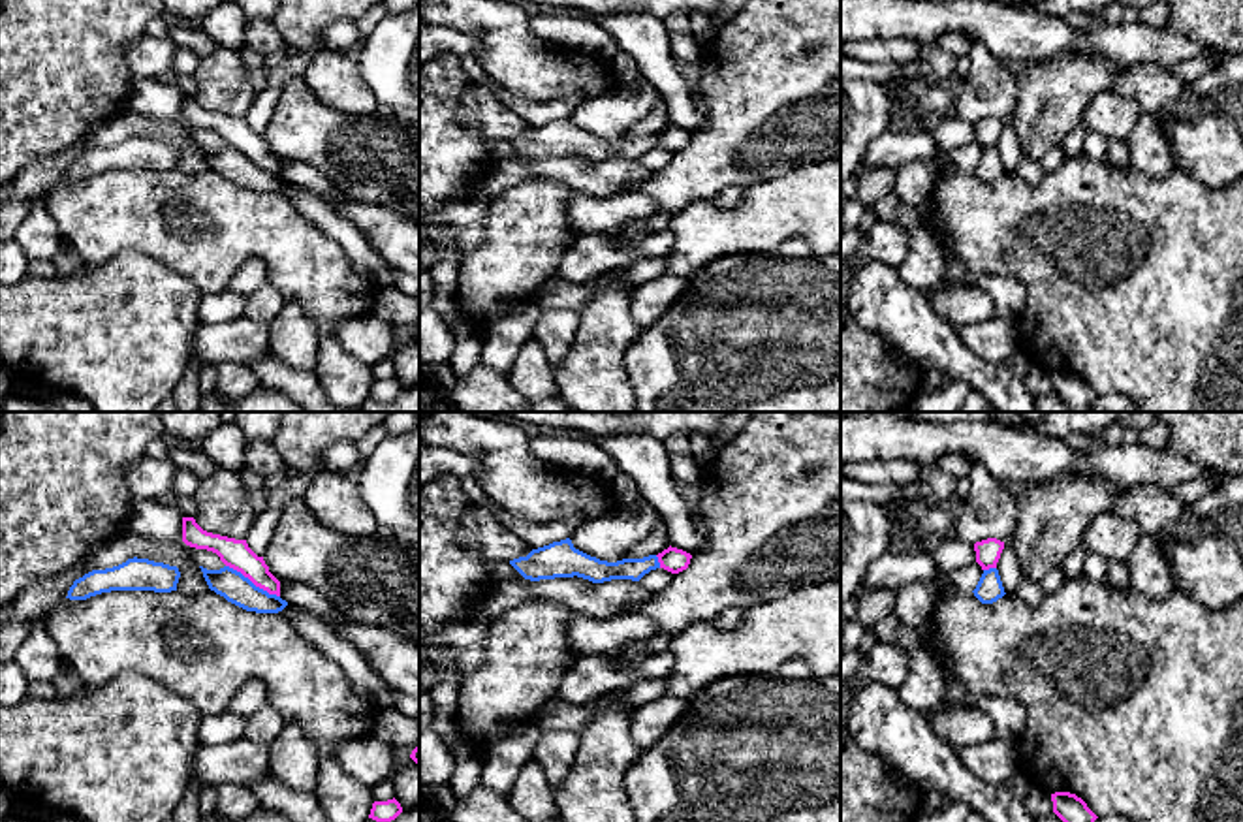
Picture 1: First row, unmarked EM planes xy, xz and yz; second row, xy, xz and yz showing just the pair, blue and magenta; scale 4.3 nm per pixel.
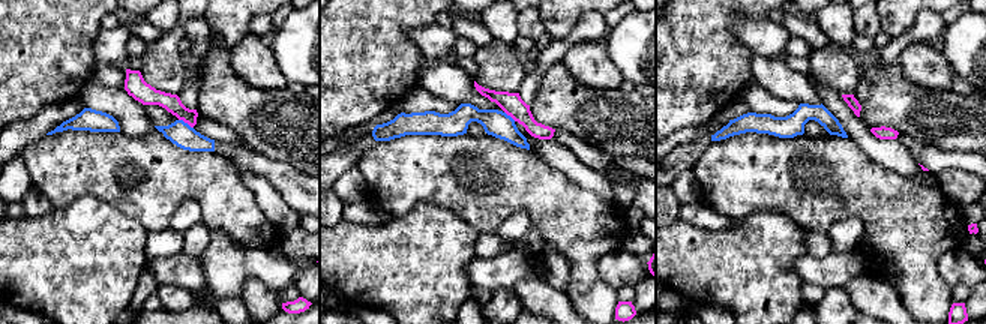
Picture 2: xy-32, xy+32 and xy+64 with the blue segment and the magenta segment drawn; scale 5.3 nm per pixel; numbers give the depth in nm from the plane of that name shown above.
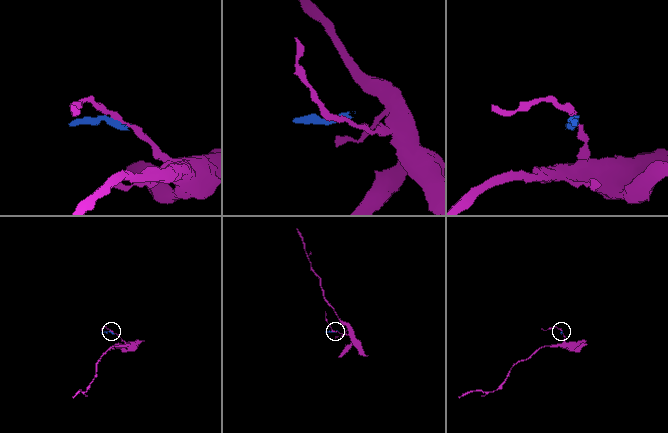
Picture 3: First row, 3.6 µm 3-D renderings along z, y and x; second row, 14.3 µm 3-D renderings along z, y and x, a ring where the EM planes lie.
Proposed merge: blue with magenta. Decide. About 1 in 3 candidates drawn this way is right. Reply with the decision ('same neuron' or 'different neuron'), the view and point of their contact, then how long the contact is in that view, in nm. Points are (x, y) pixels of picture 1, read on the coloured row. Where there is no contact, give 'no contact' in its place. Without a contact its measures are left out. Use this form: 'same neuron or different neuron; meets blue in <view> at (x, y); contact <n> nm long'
different neuron; meets blue in xy at (251, 582); contact 280 nm long

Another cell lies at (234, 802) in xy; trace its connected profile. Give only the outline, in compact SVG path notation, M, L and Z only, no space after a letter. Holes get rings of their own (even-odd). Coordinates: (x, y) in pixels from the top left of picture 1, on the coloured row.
M224 782L216 786L214 816L237 822L244 820L256 809L260 809L258 798L246 784Z

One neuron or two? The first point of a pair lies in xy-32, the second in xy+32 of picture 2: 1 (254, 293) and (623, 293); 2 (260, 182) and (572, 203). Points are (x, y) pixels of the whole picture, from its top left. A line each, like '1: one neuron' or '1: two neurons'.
1: two neurons
2: two neurons

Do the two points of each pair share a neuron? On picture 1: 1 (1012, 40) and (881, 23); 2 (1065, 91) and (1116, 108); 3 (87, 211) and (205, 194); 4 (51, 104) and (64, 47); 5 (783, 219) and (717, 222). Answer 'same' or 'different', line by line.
1: same
2: different
3: same
4: same
5: same

